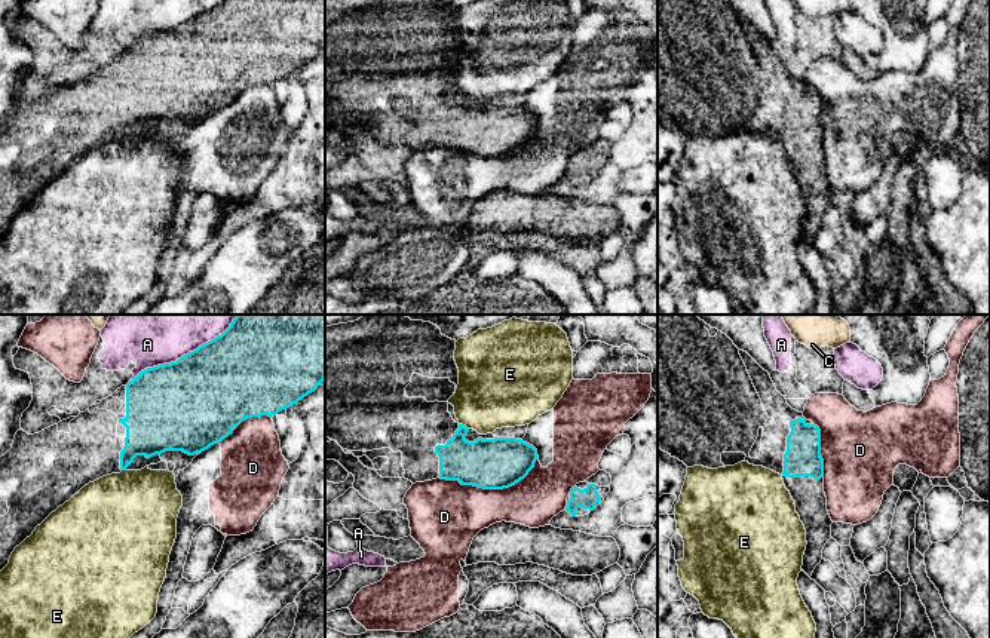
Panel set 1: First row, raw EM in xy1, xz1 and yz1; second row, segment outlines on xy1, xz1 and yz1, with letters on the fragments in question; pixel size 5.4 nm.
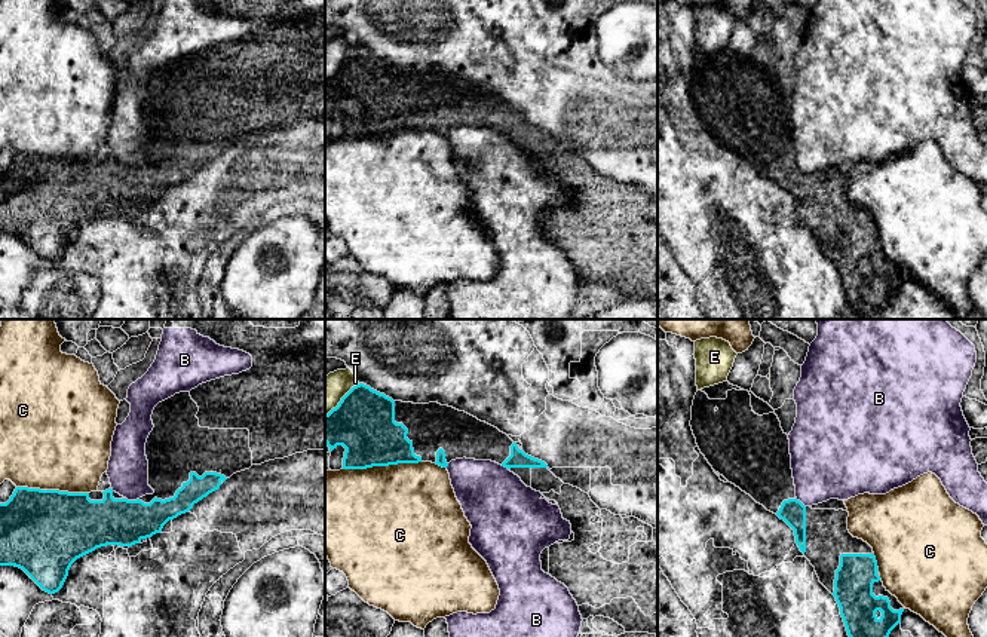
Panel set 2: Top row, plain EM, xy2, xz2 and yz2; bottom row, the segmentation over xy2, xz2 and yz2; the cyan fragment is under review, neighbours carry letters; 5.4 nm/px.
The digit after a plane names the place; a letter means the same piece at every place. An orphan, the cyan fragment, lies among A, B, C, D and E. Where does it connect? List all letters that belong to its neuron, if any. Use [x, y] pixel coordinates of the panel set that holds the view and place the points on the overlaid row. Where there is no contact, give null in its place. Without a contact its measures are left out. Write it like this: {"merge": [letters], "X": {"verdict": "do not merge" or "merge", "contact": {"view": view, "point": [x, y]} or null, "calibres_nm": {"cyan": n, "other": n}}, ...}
{"merge": [], "A": {"verdict": "do not merge", "contact": {"view": "xy1", "point": [208, 341]}, "calibres_nm": {"cyan": 480, "other": 440}}, "B": {"verdict": "do not merge", "contact": {"view": "xy2", "point": [132, 501]}, "calibres_nm": {"cyan": 260, "other": 220}}, "C": {"verdict": "do not merge", "contact": {"view": "xz2", "point": [382, 465]}, "calibres_nm": {"cyan": 340, "other": 500}}, "D": {"verdict": "do not merge", "contact": {"view": "xz1", "point": [492, 488]}, "calibres_nm": {"cyan": 280, "other": 340}}, "E": {"verdict": "do not merge", "contact": {"view": "xz1", "point": [462, 425]}, "calibres_nm": {"cyan": 280, "other": 400}}}

